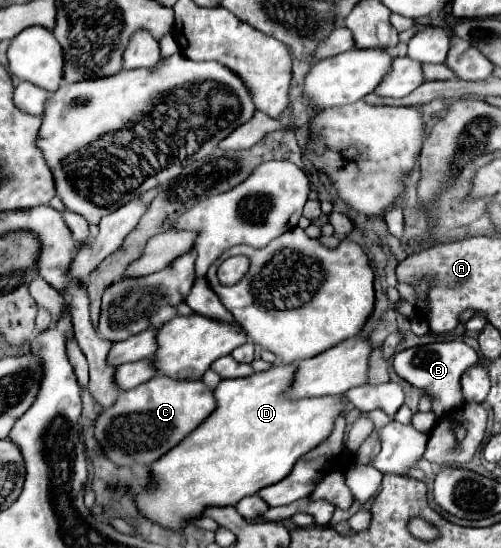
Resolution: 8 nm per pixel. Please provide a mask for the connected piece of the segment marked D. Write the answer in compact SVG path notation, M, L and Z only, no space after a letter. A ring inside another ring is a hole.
M272 365L268 371L254 373L242 379L224 379L214 391L218 399L218 407L198 431L192 431L178 447L170 449L162 459L150 465L154 475L154 483L138 495L138 509L144 511L148 519L160 523L166 529L178 531L182 529L188 519L200 517L206 507L210 505L236 505L242 497L258 493L262 487L272 485L286 477L294 463L318 447L334 429L336 417L342 413L344 403L338 395L324 395L324 397L308 397L292 401L284 397L294 381L296 365Z

